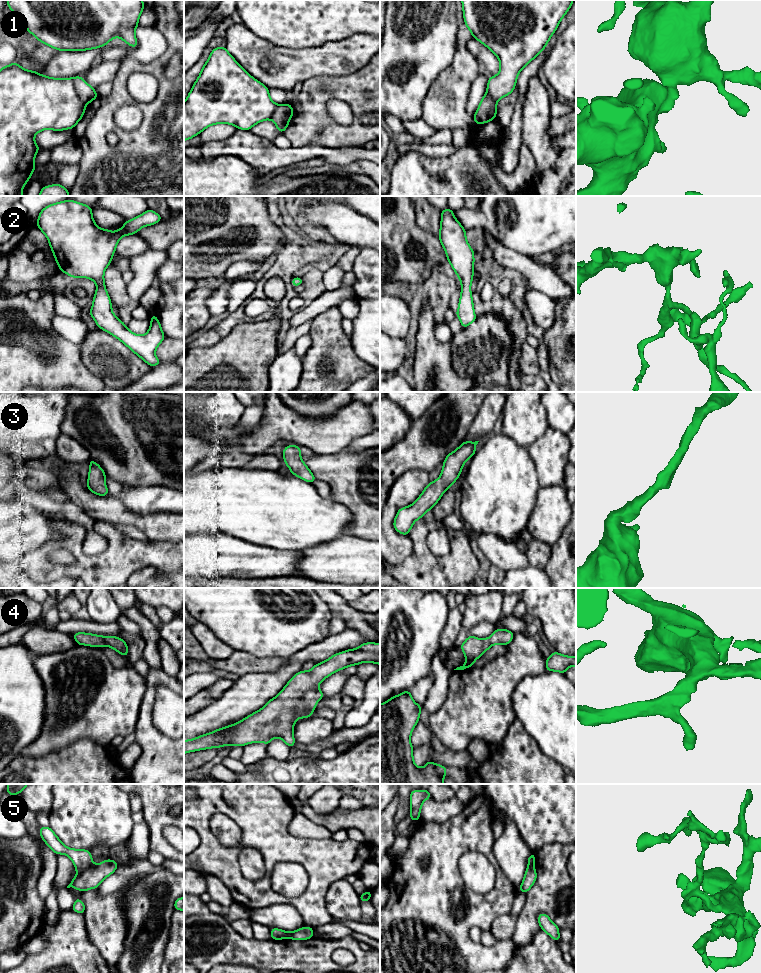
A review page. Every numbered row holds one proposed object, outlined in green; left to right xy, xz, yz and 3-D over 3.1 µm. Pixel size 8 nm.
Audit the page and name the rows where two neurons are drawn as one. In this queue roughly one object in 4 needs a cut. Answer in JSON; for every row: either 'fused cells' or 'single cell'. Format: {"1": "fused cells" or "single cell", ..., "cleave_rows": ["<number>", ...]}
{"1": "fused cells", "2": "single cell", "3": "single cell", "4": "single cell", "5": "fused cells", "cleave_rows": ["1", "5"]}

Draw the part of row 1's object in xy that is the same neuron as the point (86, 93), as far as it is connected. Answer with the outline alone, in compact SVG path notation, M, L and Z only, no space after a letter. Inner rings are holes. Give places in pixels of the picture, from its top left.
M76 76L72 78L75 89L78 93L80 100L88 104L91 101L98 98L96 90L92 88L83 78L82 76Z

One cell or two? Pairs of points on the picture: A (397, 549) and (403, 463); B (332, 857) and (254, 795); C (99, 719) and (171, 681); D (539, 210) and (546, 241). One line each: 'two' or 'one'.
A: two
B: one
C: two
D: one

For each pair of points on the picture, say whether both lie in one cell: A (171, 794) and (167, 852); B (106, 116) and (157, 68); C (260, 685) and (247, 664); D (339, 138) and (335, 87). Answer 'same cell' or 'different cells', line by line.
A: same cell
B: same cell
C: different cells
D: same cell

